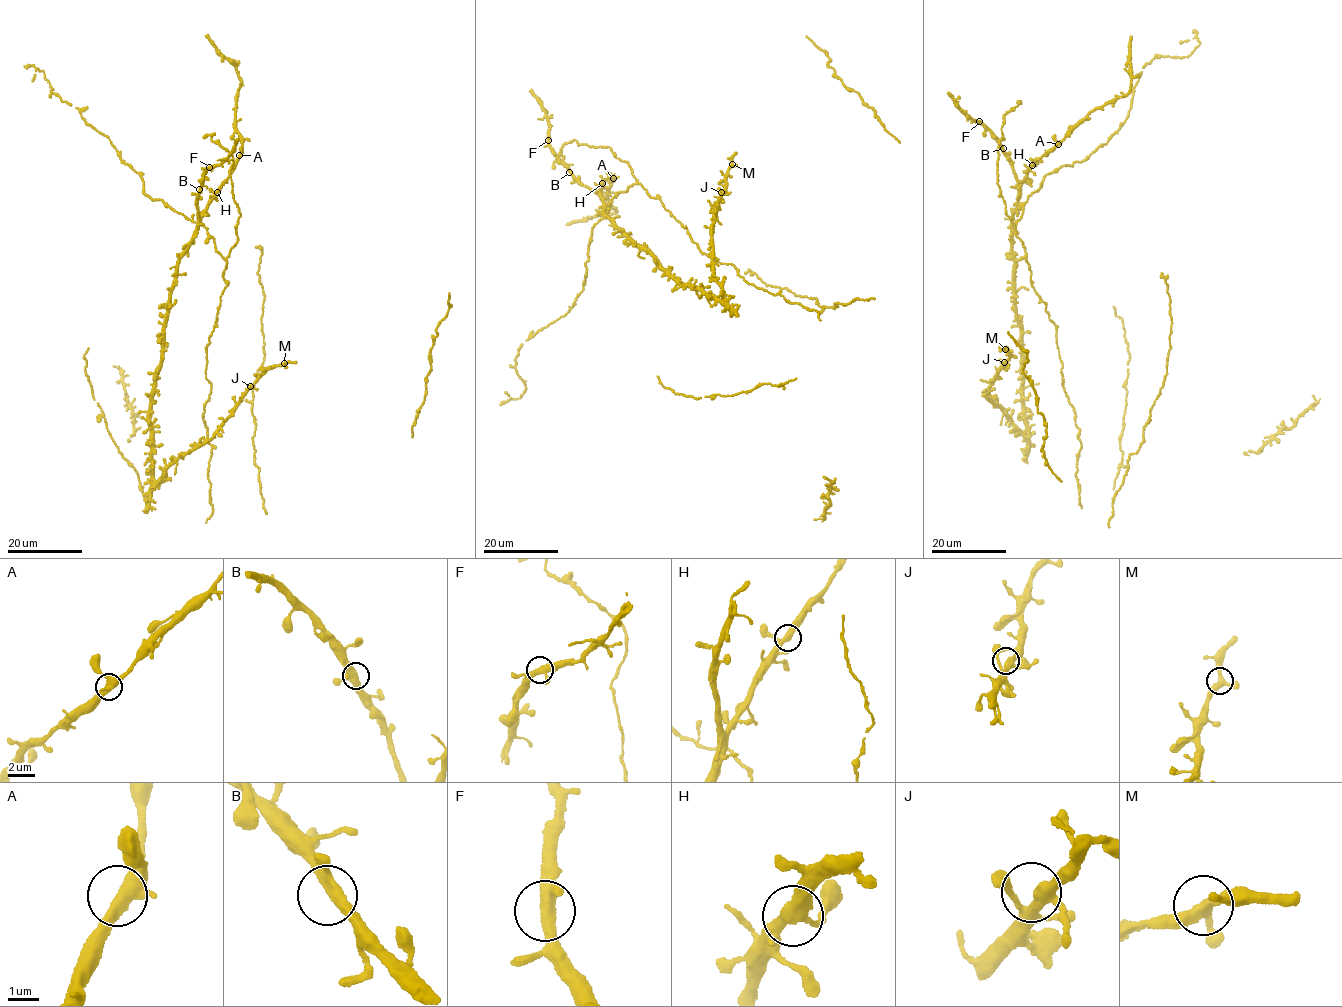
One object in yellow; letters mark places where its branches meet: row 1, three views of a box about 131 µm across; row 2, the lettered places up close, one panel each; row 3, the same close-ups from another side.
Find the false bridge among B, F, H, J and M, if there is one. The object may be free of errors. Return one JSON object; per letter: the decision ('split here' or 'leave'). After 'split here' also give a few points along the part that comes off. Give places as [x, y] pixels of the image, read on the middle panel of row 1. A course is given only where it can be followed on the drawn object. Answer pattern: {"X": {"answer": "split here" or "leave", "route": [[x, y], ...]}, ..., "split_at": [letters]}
{"B": {"answer": "leave"}, "F": {"answer": "leave"}, "H": {"answer": "leave"}, "J": {"answer": "leave"}, "M": {"answer": "leave"}, "split_at": []}

